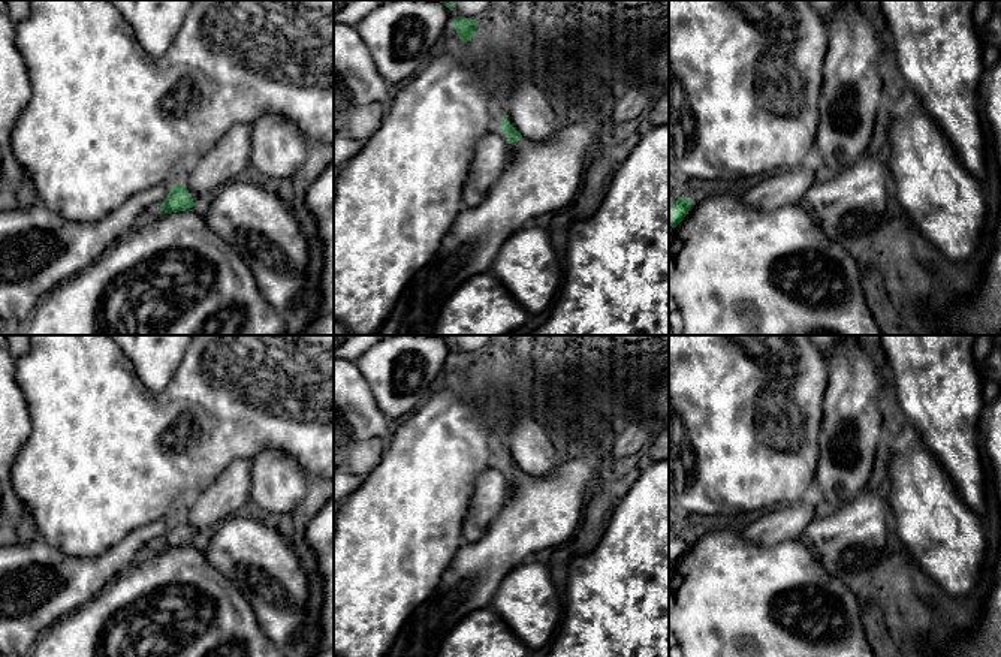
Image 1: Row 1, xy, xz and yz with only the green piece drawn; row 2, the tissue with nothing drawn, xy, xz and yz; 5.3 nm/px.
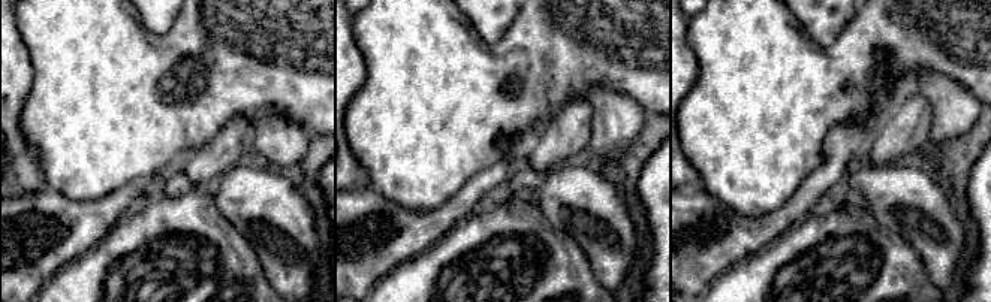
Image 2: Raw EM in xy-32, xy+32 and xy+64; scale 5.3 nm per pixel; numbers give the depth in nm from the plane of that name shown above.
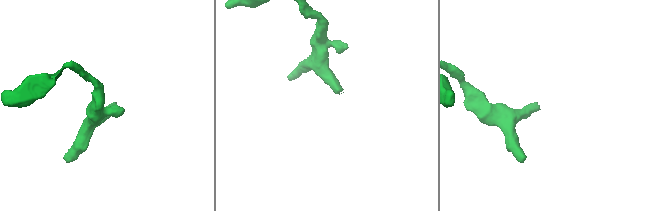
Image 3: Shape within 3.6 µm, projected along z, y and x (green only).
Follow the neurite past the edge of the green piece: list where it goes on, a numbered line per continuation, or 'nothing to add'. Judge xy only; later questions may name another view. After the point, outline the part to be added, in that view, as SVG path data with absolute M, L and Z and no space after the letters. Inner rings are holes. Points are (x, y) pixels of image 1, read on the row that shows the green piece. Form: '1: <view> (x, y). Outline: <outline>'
1: xy (256, 223). Outline: M236 178L209 196L189 190L214 233L226 241L248 265L263 298L278 311L296 307L310 263L308 241L289 204L266 190L257 178Z

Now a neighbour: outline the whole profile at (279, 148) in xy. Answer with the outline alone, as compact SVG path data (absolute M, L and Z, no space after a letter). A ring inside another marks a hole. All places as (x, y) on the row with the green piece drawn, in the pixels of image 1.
M260 115L251 127L250 171L257 180L290 180L307 159L308 141L295 121Z

